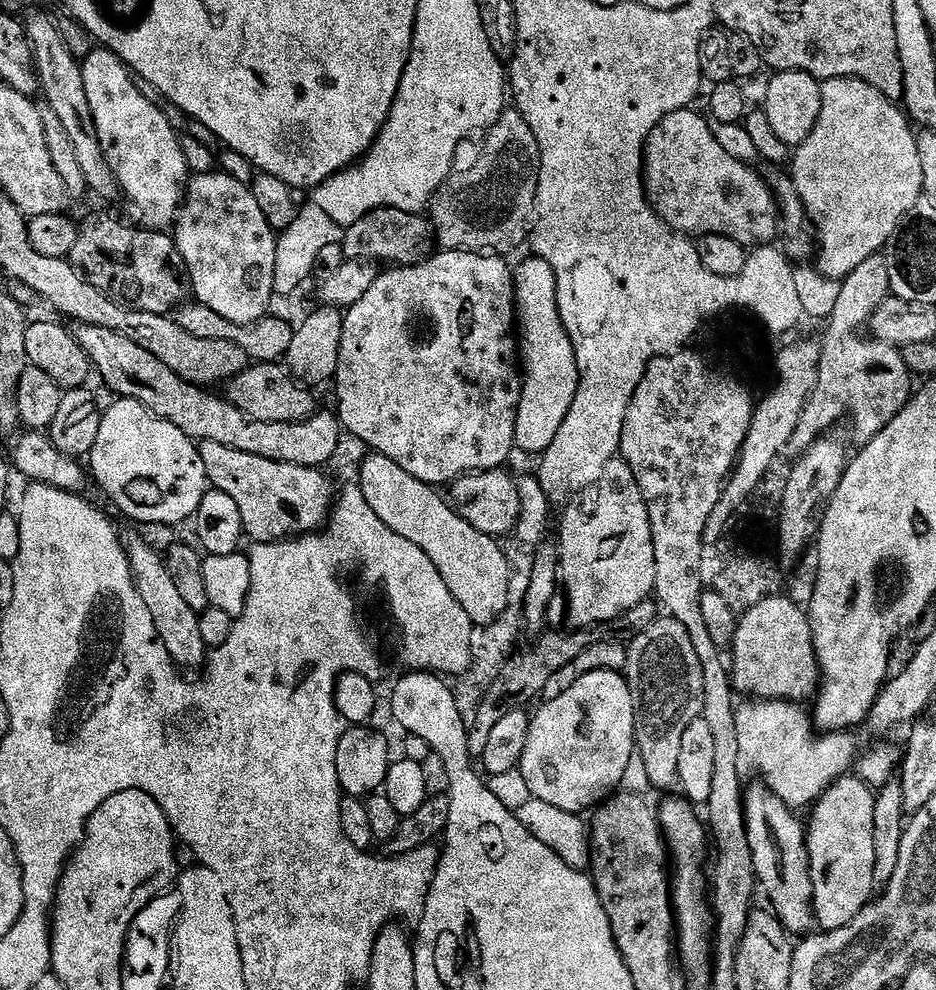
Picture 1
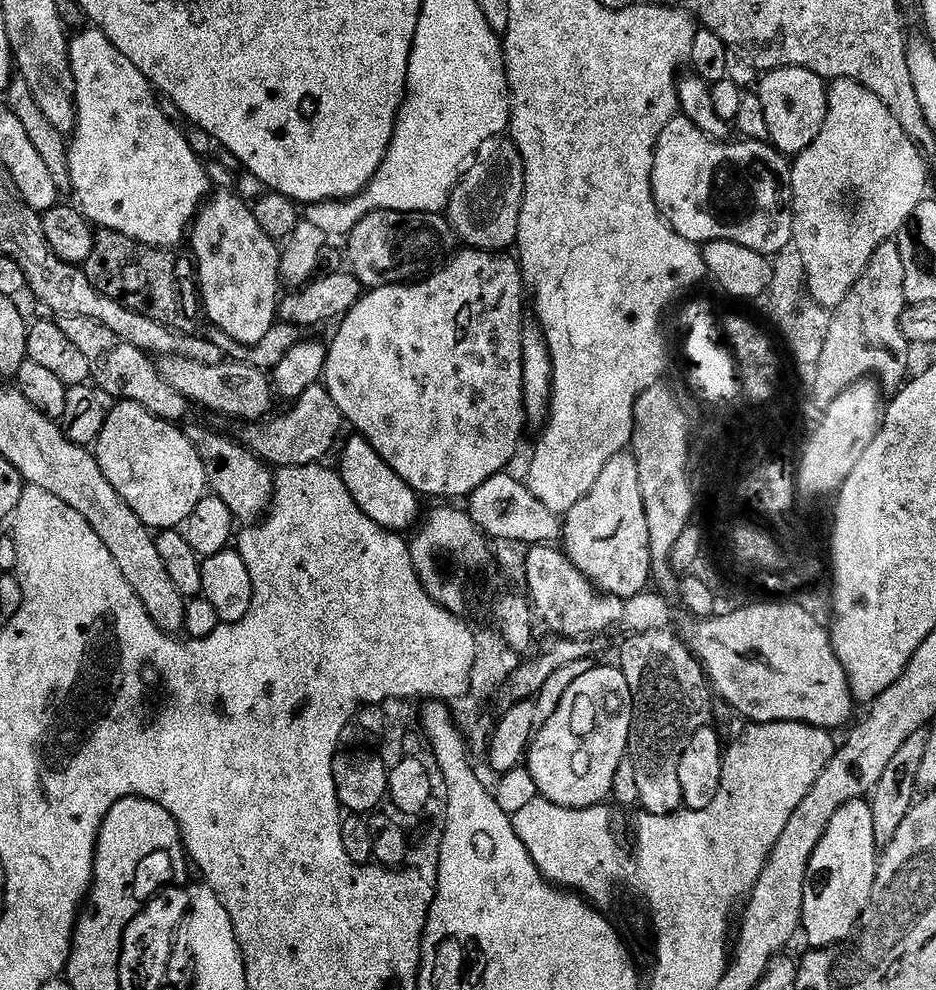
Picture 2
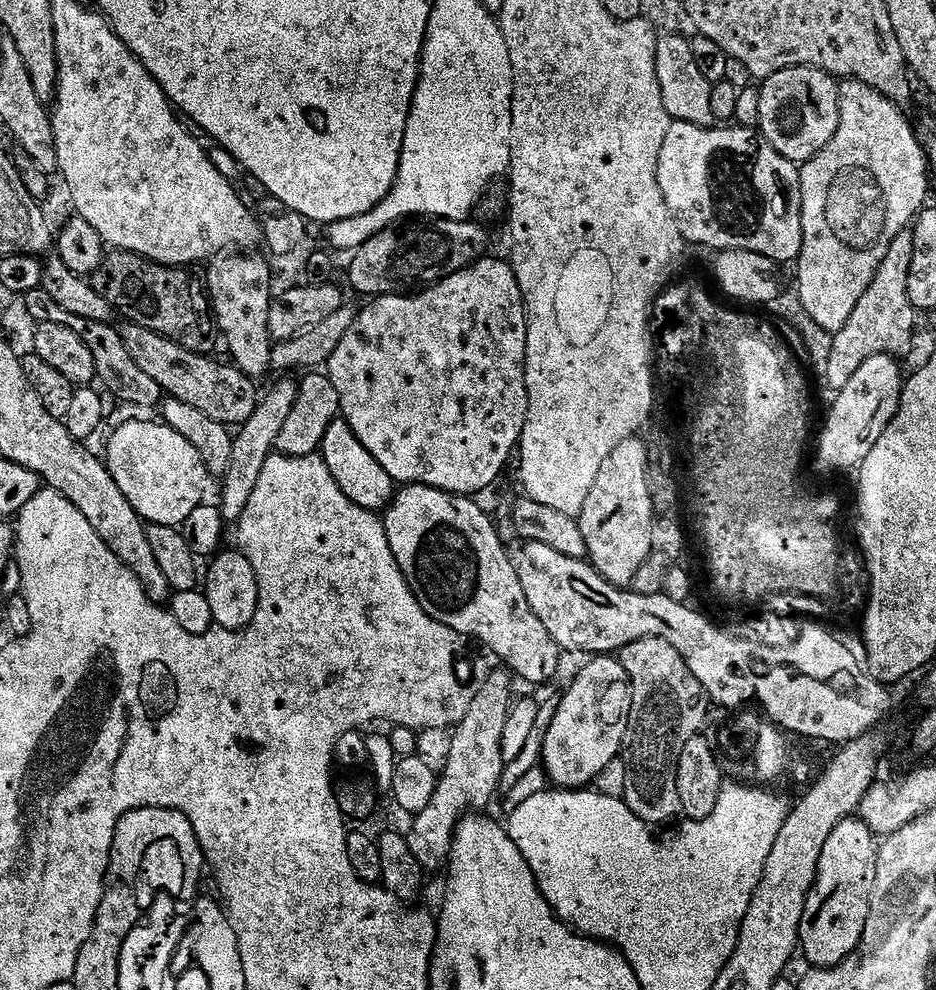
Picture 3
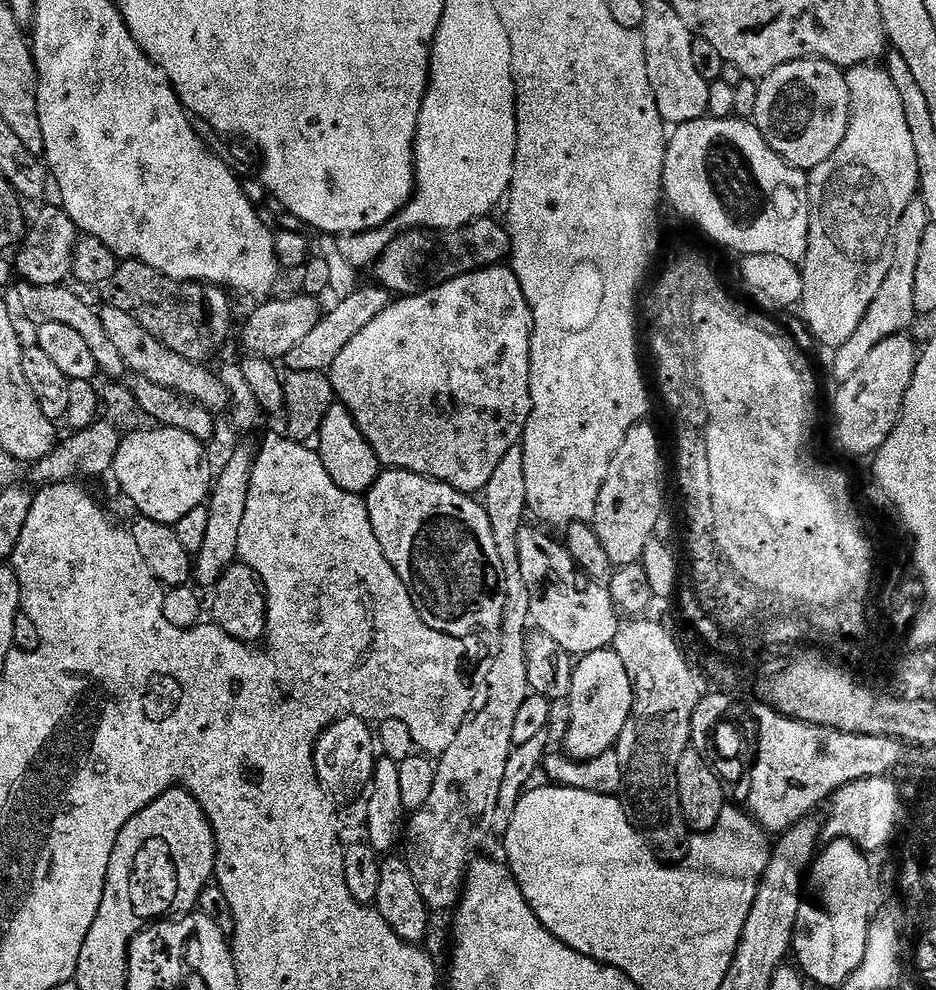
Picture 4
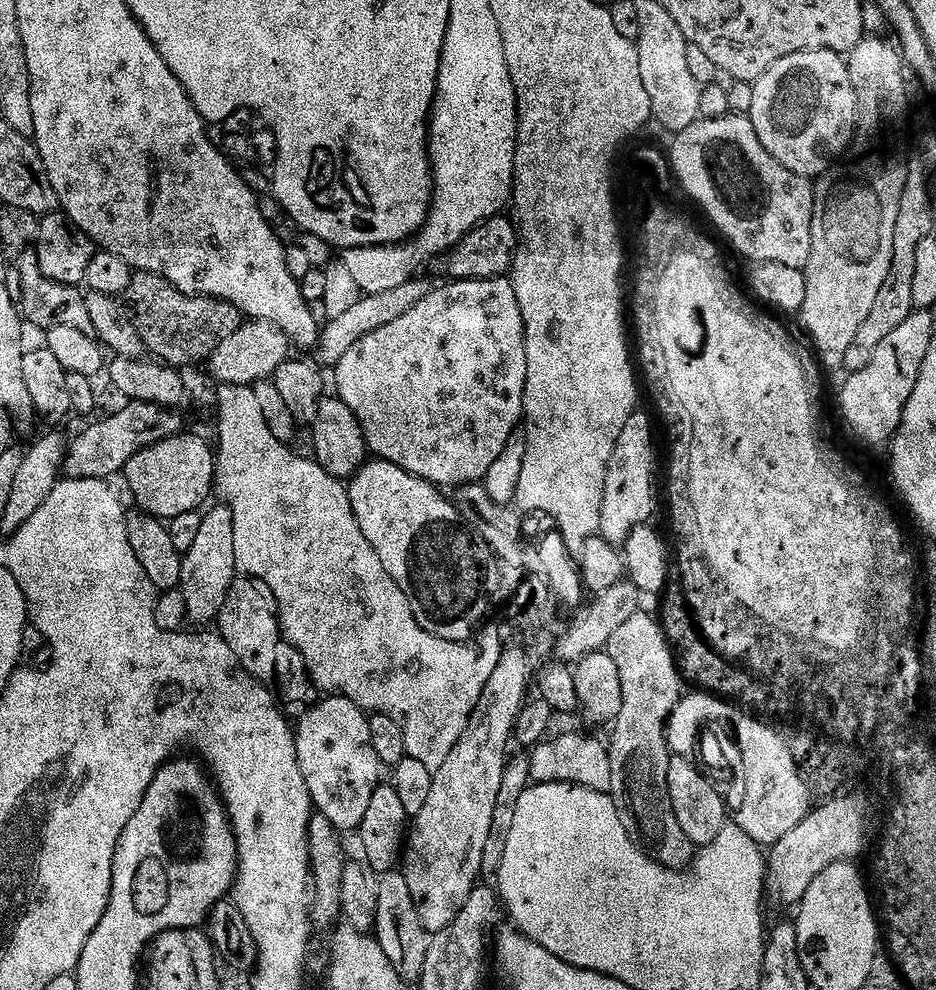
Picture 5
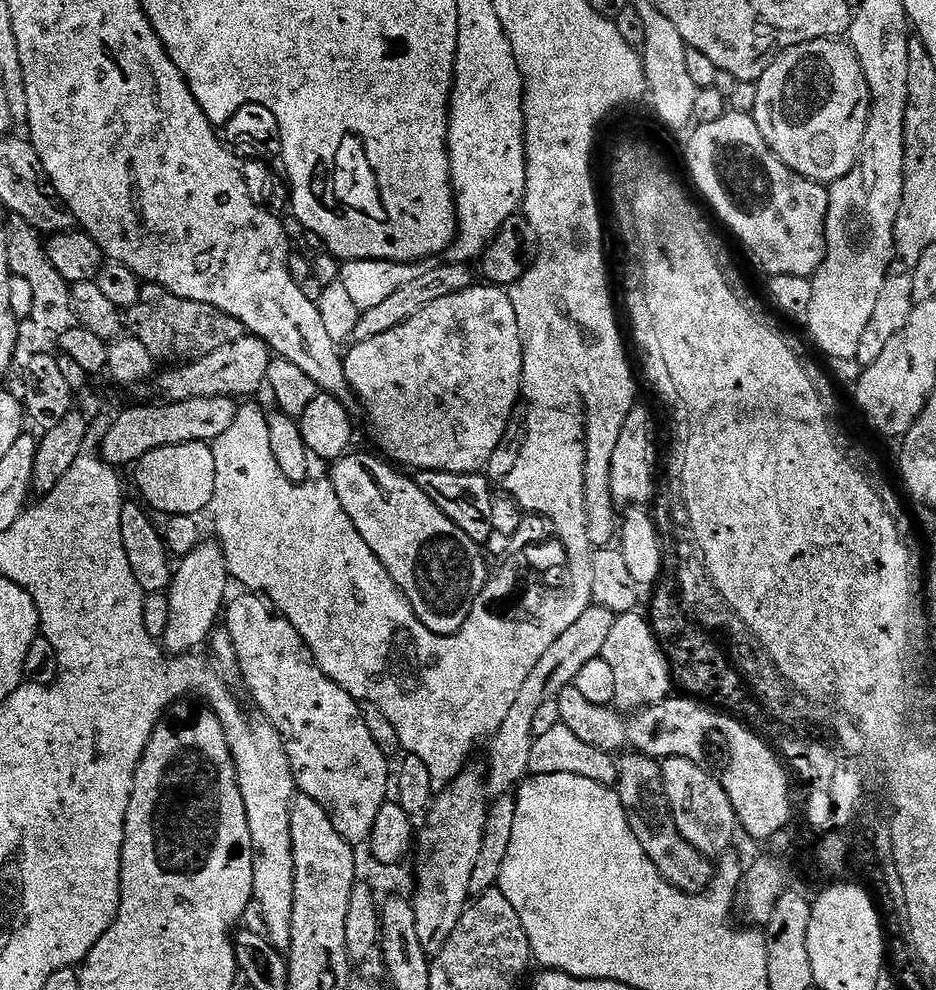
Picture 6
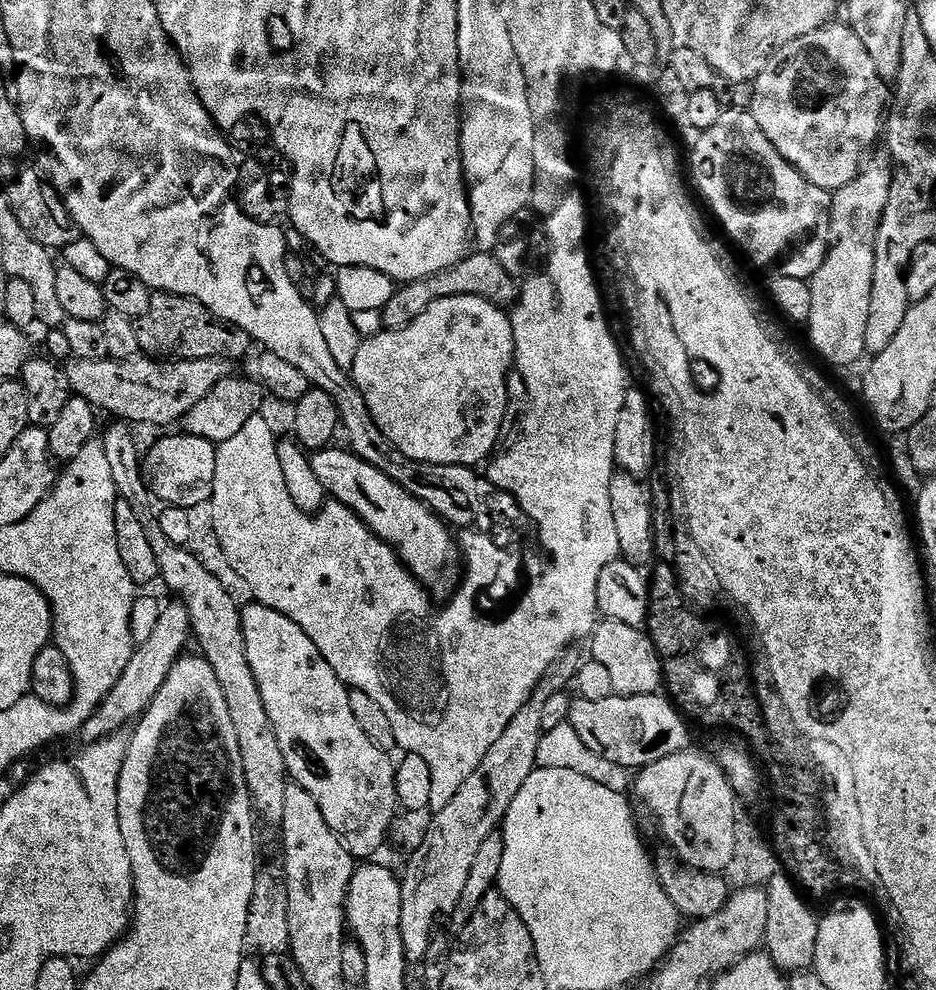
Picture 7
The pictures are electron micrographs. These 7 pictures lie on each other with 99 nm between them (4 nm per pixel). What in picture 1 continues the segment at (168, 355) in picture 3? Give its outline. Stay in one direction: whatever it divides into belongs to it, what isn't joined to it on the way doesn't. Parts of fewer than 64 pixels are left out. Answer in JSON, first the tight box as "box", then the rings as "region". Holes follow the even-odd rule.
{"box":[226,362,318,422],"region":[[[252,362],[248,367],[227,381],[226,399],[238,410],[242,410],[250,418],[258,422],[298,422],[308,420],[318,411],[316,400],[309,389],[297,380],[287,367],[276,362]]]}

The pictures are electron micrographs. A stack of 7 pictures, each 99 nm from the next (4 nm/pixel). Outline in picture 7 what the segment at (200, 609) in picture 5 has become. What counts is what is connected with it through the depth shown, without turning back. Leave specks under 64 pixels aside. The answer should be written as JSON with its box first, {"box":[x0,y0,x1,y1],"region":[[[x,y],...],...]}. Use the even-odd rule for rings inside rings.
{"box":[82,600,192,743],"region":[[[174,600],[172,604],[165,605],[159,616],[157,628],[149,641],[139,645],[133,651],[122,678],[119,679],[111,694],[100,704],[97,712],[84,724],[82,736],[87,743],[95,743],[97,740],[107,739],[111,735],[119,733],[126,724],[131,725],[143,716],[145,710],[152,704],[158,690],[170,674],[170,670],[176,665],[180,657],[185,653],[185,648],[192,640],[192,620],[189,610],[183,601]]]}

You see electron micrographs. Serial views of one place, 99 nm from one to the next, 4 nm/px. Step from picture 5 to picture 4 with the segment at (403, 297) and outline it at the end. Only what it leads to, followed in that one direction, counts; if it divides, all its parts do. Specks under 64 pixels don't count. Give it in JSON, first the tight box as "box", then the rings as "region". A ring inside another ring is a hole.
{"box":[282,286,390,373],"region":[[[379,286],[371,287],[365,292],[351,292],[339,301],[340,305],[333,312],[325,311],[314,330],[284,356],[282,364],[286,366],[285,369],[288,372],[327,373],[334,358],[338,358],[338,354],[342,354],[342,350],[346,350],[348,343],[354,339],[354,334],[360,333],[369,322],[374,322],[374,318],[378,318],[378,314],[382,314],[382,310],[386,310],[390,303],[390,293],[386,289]]]}

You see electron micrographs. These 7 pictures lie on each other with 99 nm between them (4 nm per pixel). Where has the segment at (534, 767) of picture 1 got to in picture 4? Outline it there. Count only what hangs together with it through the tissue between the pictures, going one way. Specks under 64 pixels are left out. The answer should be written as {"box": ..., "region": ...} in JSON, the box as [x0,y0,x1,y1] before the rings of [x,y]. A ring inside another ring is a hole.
{"box":[563,647,633,760],"region":[[[611,647],[579,657],[572,669],[572,689],[566,701],[568,729],[564,732],[563,751],[573,760],[598,758],[598,754],[613,751],[630,718],[633,702],[630,674],[626,674],[622,658]]]}

